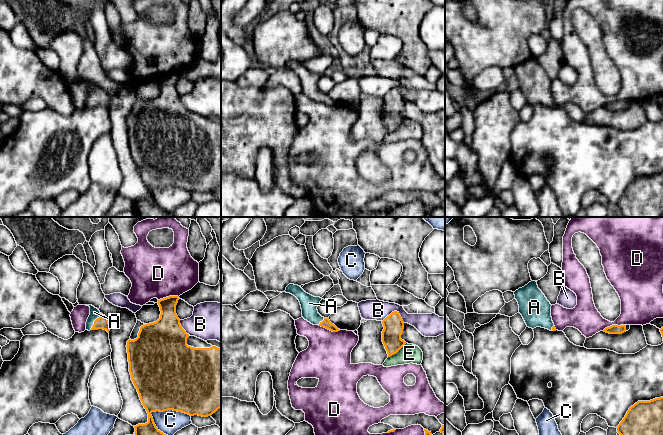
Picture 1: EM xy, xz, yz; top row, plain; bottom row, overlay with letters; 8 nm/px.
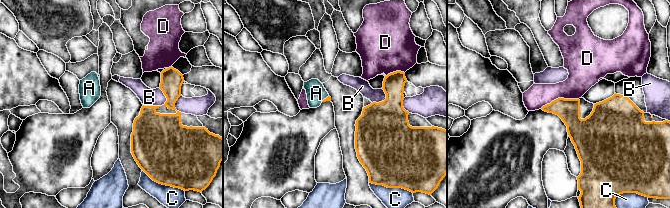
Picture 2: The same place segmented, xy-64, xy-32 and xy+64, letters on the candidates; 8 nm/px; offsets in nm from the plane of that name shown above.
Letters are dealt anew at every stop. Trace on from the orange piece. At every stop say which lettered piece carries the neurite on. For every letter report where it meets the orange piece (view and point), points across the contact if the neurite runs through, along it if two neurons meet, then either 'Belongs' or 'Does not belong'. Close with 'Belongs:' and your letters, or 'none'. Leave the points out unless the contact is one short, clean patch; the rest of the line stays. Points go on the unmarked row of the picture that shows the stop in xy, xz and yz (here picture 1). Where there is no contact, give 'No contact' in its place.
A: Touches orange at xy (94, 97). Path across: xy (102, 98), (94, 97), (94, 88). Belongs
B: Touches orange at xz (395, 87). Does not belong
C: Touches orange at xy (170, 185). Does not belong
D: Touches orange at yz (613, 101). Does not belong
E: Touches orange at xz (397, 127). Does not belong
Belongs: A

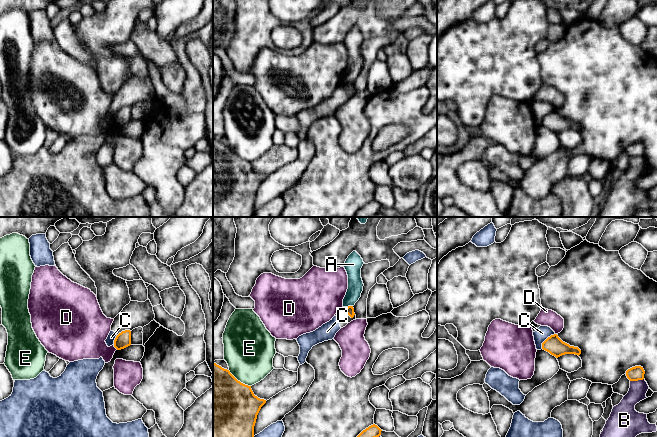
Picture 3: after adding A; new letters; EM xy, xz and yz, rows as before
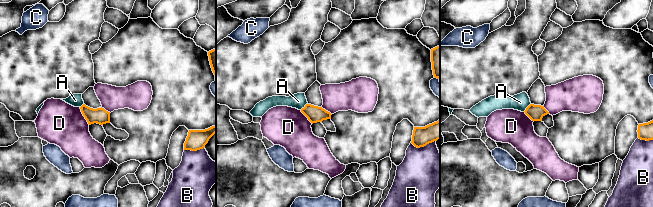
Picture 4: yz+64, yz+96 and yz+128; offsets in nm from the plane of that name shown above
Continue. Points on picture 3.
A: Touches orange at xz (348, 82). Boundary: xz (352, 81), (343, 83). Does not belong
B: Touches orange at yz (636, 156). Does not belong
C: Touches orange at yz (545, 116). Does not belong
D: Touches orange at xy (115, 123). Does not belong
E: Touches orange at xz (239, 157). Does not belong
Belongs: none

